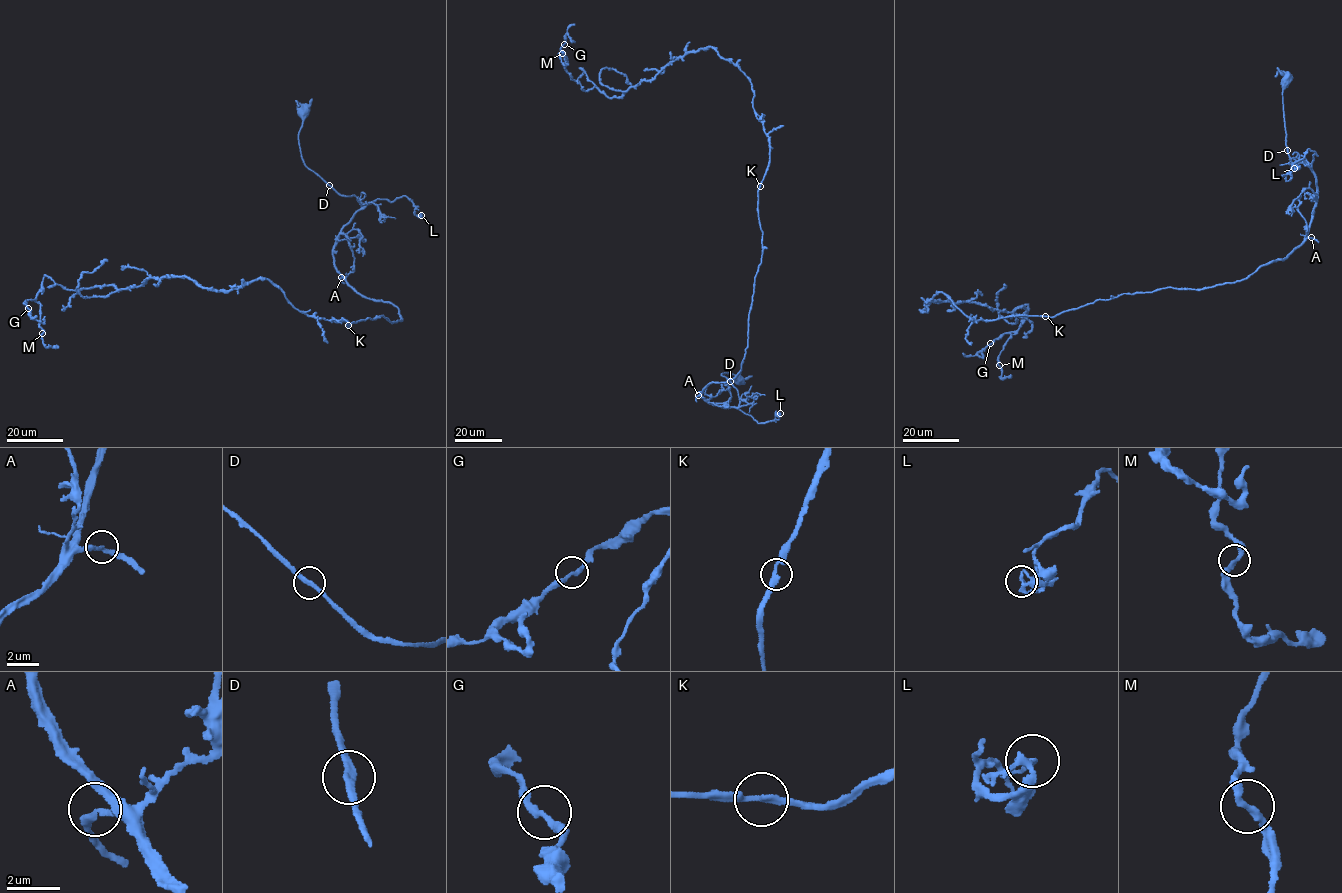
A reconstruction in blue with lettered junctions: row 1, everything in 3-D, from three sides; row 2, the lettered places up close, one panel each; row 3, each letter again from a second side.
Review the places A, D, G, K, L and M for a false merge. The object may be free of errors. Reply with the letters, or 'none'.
none

